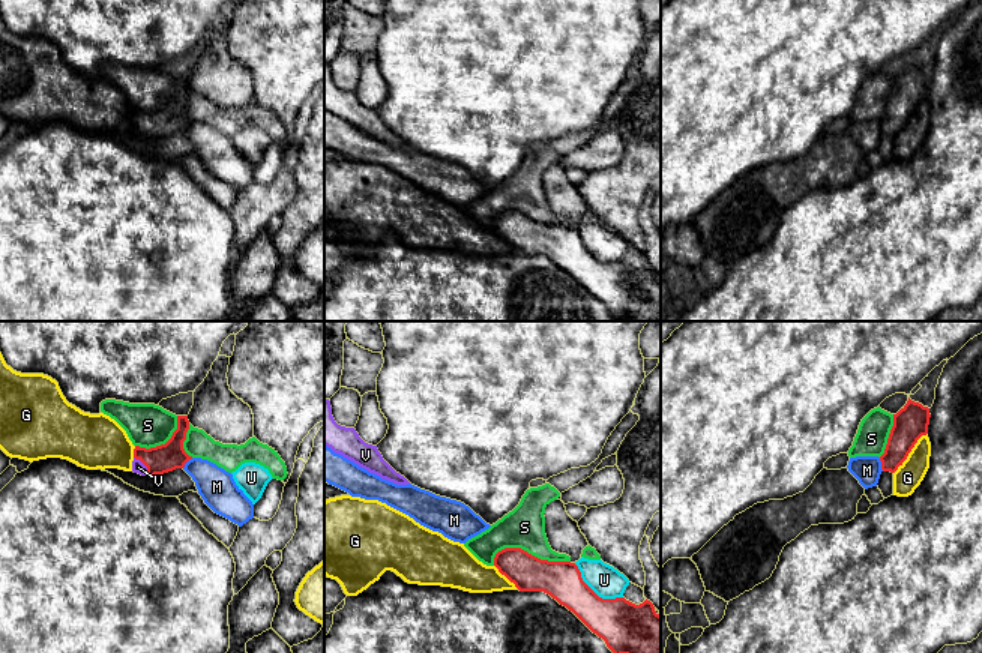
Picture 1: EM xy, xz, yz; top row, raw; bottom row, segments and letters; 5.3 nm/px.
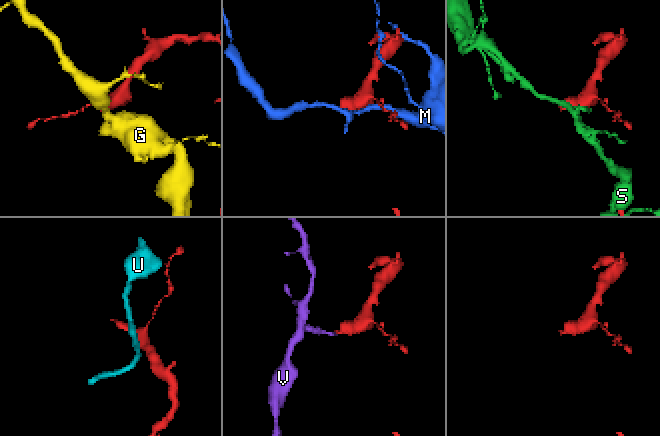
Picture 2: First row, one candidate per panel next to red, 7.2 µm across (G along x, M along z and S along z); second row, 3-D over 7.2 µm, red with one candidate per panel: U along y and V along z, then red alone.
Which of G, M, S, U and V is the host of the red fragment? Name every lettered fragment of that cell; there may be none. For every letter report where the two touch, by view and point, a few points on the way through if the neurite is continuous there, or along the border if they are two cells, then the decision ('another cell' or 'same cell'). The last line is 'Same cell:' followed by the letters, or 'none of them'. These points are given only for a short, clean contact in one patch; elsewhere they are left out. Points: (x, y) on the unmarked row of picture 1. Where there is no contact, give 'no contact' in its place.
G: meets red in yz at (910, 114); another cell
M: meets red in yz at (882, 128); another cell
S: meets red in xz at (530, 218); another cell
U: meets red in xz at (593, 255); another cell
V: meets red in xy at (144, 128); runs through xy (164, 122), (144, 128), (138, 131); same cell
Same cell: V

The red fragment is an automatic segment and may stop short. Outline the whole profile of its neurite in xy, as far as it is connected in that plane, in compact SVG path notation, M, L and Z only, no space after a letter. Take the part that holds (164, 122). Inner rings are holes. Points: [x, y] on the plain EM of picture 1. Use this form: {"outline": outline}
{"outline": "M177 80L177 93L165 108L150 113L135 110L132 135L141 140L155 140L183 132L192 123L183 113L188 93L188 80Z"}

